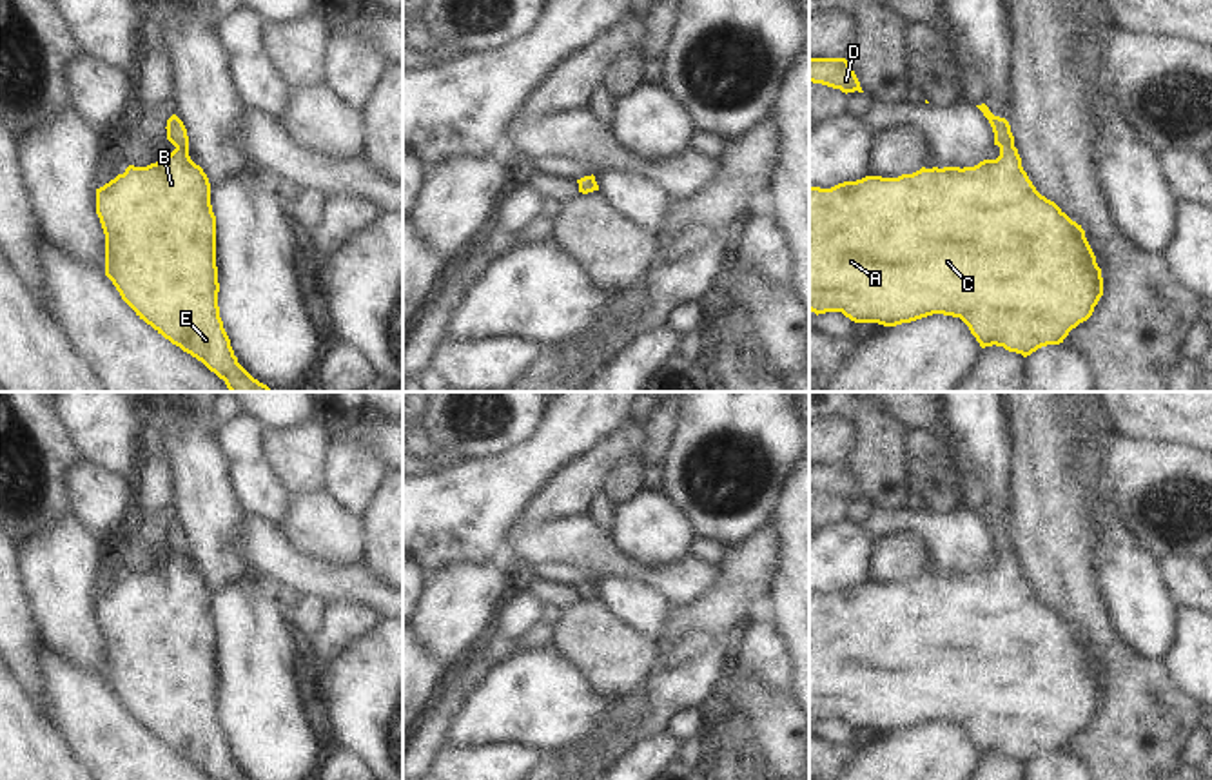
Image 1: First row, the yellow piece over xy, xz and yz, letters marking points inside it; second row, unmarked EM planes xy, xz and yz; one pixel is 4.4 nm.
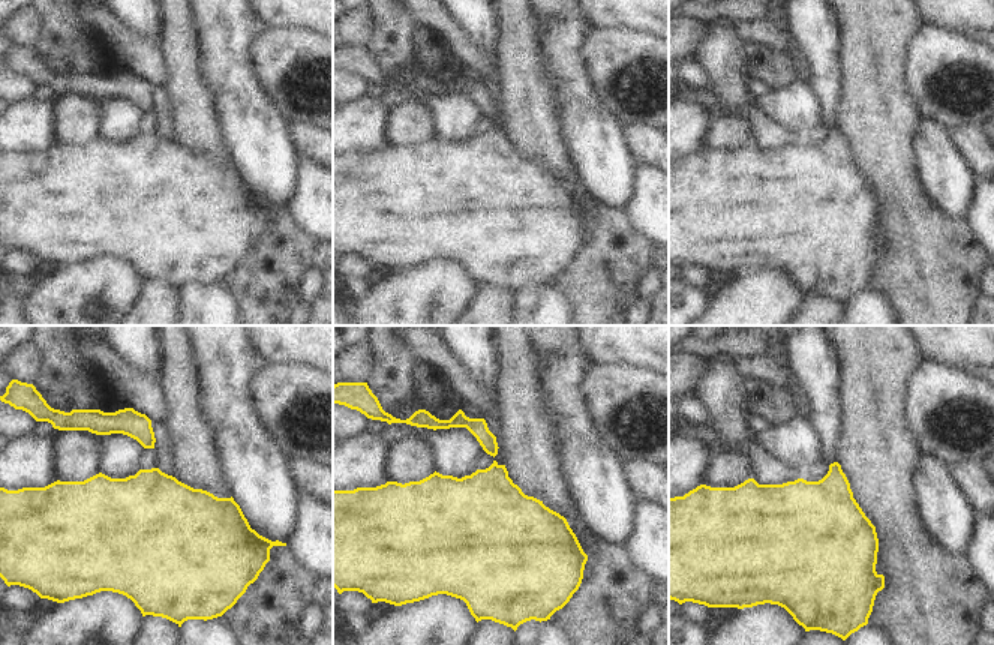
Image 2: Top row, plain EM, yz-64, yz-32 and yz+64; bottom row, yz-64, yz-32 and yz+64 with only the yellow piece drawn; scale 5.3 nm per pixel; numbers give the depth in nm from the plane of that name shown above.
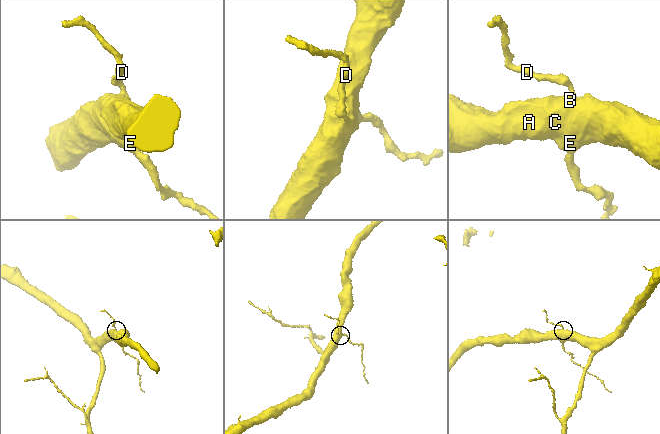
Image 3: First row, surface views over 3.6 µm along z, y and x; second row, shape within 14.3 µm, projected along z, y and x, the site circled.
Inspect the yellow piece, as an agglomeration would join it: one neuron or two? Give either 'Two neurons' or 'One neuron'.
One neuron

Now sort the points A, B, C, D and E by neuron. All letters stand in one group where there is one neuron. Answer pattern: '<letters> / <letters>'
A B C D E

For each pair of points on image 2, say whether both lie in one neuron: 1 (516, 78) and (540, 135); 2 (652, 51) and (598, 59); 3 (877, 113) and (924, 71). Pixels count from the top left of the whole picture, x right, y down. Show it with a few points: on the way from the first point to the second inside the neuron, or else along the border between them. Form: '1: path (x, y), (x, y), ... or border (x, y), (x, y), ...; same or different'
1: path (526, 92), (532, 122); same
2: path (639, 56), (636, 59), (612, 59); same
3: border (907, 50), (904, 83), (919, 117); different

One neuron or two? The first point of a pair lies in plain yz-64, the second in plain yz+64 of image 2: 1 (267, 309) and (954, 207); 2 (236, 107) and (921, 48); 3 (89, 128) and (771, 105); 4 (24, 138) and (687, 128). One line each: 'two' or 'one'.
1: two
2: two
3: two
4: one

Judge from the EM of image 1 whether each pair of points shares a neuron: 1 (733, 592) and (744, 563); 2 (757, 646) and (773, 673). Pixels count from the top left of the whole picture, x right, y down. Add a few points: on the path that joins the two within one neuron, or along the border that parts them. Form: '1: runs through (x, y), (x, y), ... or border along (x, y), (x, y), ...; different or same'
1: runs through (741, 584), (744, 570); same
2: runs through (762, 653), (772, 666); same

